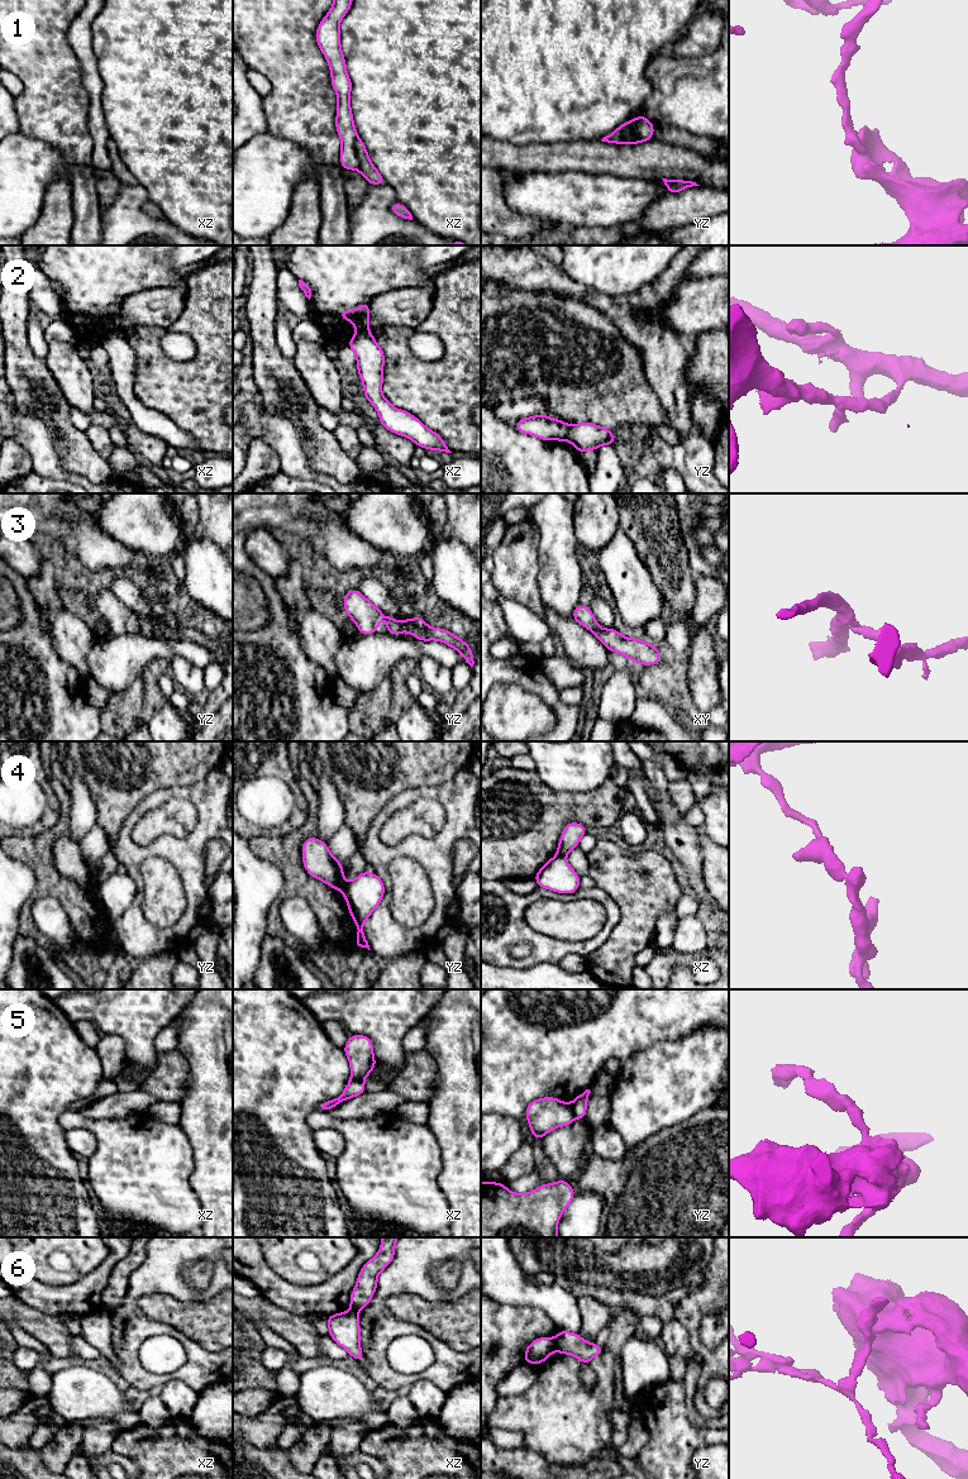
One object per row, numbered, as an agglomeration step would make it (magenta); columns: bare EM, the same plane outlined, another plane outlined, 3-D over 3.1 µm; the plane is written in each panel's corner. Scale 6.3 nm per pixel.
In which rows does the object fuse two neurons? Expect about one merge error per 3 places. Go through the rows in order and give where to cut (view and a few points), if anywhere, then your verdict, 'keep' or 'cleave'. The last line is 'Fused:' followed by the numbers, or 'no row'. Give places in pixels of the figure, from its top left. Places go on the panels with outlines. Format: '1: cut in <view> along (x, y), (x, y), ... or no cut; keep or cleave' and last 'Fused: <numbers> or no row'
1: cut in yz along (639, 115), (635, 125), (628, 130), (625, 142); cleave
2: cut in yz along (570, 426), (564, 439); cleave
3: no cut; keep
4: cut in yz along (347, 883), (343, 891); cleave
5: cut in yz along (570, 1105), (575, 1116); cleave
6: no cut; keep
Fused: 1, 2, 4, 5

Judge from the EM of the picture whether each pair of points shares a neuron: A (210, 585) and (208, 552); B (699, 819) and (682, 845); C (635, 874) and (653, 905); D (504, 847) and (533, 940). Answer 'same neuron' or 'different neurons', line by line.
A: same neuron
B: different neurons
C: same neuron
D: different neurons

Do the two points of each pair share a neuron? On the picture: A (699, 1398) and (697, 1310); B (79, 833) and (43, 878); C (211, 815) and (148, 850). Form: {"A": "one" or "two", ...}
{"A": "one", "B": "two", "C": "one"}

